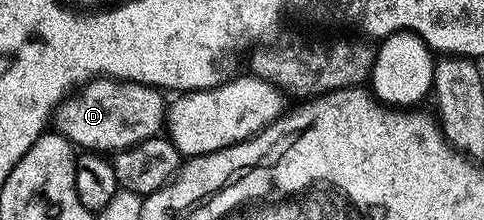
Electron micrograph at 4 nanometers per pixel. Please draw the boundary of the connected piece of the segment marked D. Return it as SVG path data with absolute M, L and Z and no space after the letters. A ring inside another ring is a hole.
M105 76L91 78L55 110L52 122L57 133L63 134L83 151L127 150L163 133L168 102L162 98L165 98L163 91L141 86L138 82L120 82Z

